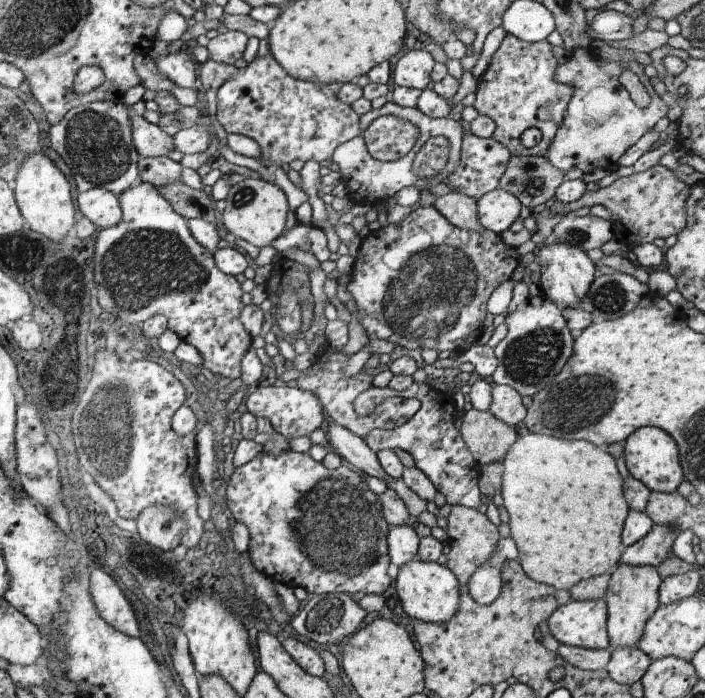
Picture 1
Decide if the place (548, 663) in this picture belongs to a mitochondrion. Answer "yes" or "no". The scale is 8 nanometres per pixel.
no

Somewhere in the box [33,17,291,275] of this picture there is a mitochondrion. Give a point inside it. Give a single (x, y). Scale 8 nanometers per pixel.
(96, 144)

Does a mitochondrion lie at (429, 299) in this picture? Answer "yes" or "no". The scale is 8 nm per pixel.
yes

